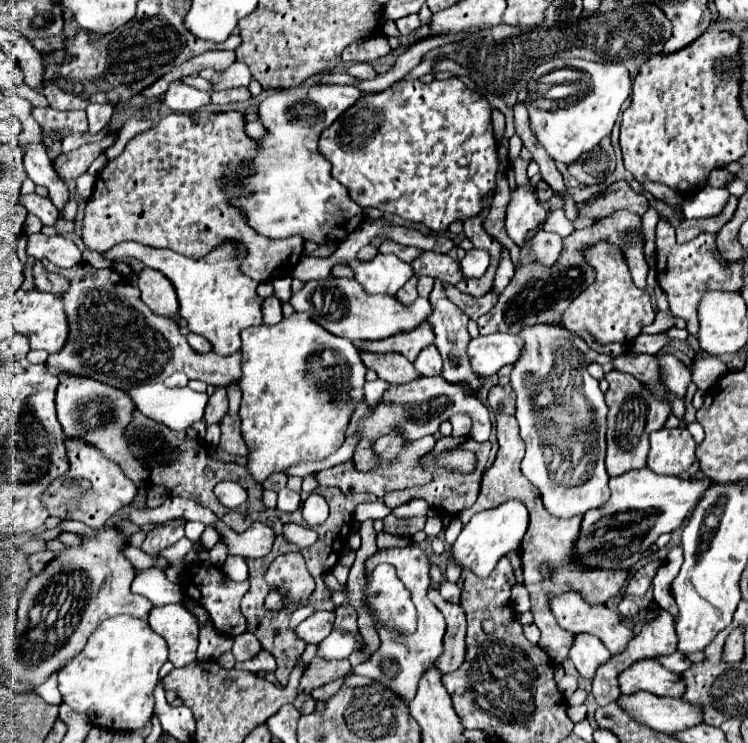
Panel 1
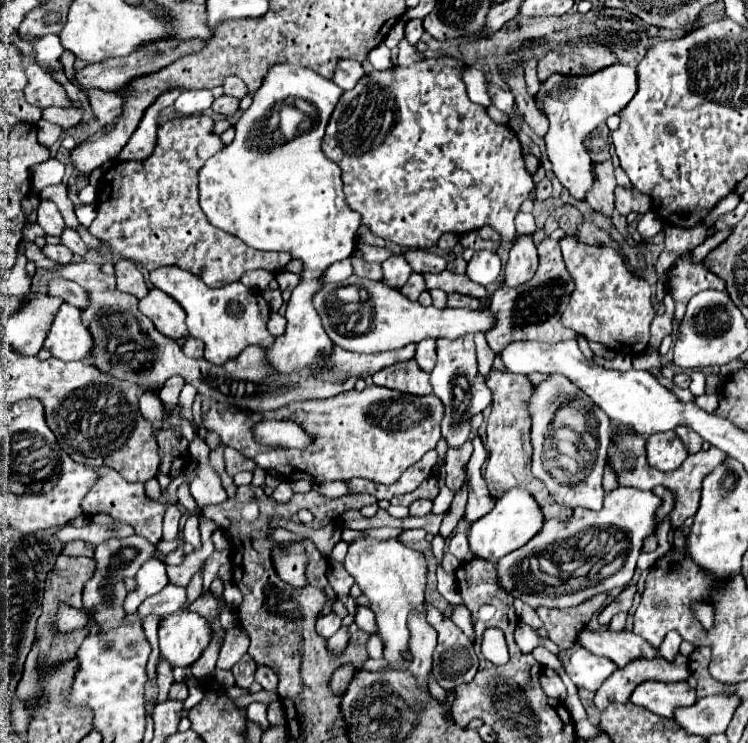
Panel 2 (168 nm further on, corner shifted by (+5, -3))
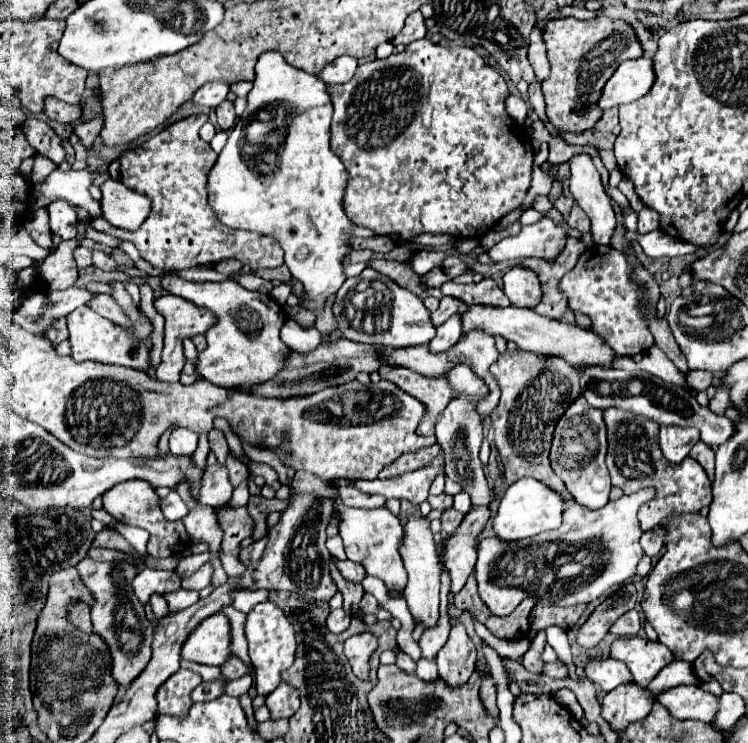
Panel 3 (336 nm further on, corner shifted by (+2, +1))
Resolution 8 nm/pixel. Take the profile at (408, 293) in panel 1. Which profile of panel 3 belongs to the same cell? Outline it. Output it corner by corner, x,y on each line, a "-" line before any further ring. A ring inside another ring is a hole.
439,267
439,273
433,269
433,271
429,271
427,275
423,275
421,279
423,279
423,283
425,283
425,285
429,285
429,287
441,287
441,283
451,281
451,277
449,277
449,275
445,275
445,273
441,271
441,267

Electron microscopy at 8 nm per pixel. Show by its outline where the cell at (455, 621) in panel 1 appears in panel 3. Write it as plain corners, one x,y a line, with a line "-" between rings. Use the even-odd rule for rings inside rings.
461,623
451,627
449,639
437,655
437,667
441,679
449,687
461,687
469,681
475,671
477,649
469,639
465,627

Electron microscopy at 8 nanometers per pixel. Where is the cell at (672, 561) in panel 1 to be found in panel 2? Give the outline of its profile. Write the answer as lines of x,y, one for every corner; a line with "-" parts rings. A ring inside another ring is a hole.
670,631
670,633
666,633
666,637
664,637
664,641
662,641
658,651
660,651
660,655
664,659
674,659
674,655
678,653
680,643
682,643
682,637
678,635
678,631

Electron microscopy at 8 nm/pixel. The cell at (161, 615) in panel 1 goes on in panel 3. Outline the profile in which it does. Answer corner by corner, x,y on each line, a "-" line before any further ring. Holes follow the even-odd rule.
223,613
205,619
185,641
183,659
221,667
231,657
231,623

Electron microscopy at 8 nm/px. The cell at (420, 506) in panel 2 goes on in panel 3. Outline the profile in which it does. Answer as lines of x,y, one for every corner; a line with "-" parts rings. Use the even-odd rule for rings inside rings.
441,493
437,497
429,497
427,501
431,503
433,509
449,509
449,507
453,507
453,497
447,495
447,493

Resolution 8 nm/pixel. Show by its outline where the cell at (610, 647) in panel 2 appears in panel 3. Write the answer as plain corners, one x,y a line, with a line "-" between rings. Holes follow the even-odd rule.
619,637
611,647
611,657
625,661
635,677
635,683
647,687
653,677
667,667
675,657
661,643
653,643
647,637

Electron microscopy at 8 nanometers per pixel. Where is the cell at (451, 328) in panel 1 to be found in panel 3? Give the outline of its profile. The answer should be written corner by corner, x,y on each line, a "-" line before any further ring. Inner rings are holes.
465,365
453,367
453,371
449,371
449,375
447,375
447,381
455,387
459,397
447,405
445,413
441,415
441,419
437,421
437,427
435,427
437,441
445,451
445,463
447,463
445,475
461,485
461,489
471,497
473,507
481,507
481,505
489,507
495,501
495,491
489,487
485,471
483,471
483,463
479,461
483,427
481,427
481,419
475,409
477,401
483,395
487,395
487,385
471,371
471,367
465,367

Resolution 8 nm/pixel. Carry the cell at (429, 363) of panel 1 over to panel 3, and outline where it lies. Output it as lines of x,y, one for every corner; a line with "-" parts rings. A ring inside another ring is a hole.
457,311
441,327
437,327
437,335
429,341
429,347
433,353
447,351
461,339
461,333
463,333
461,331
461,315
463,315
463,311

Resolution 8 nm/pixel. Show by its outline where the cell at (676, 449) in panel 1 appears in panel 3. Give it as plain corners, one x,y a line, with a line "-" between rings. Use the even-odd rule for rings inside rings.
661,427
659,445
671,463
681,463
691,447
699,441
699,431
693,427

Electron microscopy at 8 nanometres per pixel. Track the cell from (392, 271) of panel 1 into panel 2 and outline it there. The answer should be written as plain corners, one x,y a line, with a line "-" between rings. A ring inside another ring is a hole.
392,255
382,263
382,283
386,283
388,287
400,289
410,277
410,273
412,269
402,255

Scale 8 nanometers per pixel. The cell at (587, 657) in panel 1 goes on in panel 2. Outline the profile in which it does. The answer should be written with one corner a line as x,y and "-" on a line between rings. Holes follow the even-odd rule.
578,649
572,653
566,665
566,675
576,687
596,691
616,669
616,663
610,663
610,659
594,655
586,649

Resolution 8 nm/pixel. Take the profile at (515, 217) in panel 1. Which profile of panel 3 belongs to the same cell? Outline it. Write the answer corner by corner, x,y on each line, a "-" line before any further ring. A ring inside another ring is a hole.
513,267
503,277
503,289
513,307
533,309
541,301
539,279
531,269

